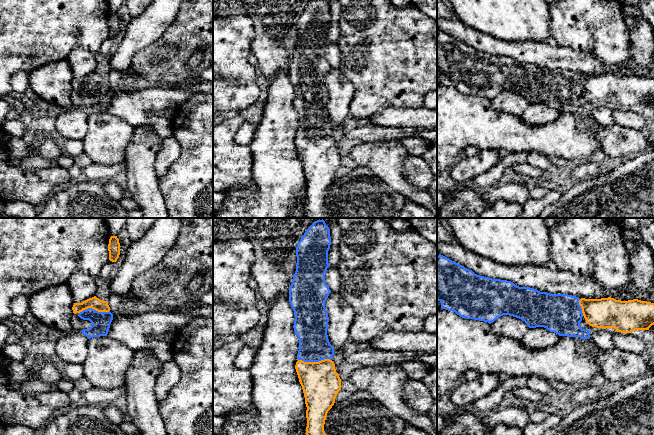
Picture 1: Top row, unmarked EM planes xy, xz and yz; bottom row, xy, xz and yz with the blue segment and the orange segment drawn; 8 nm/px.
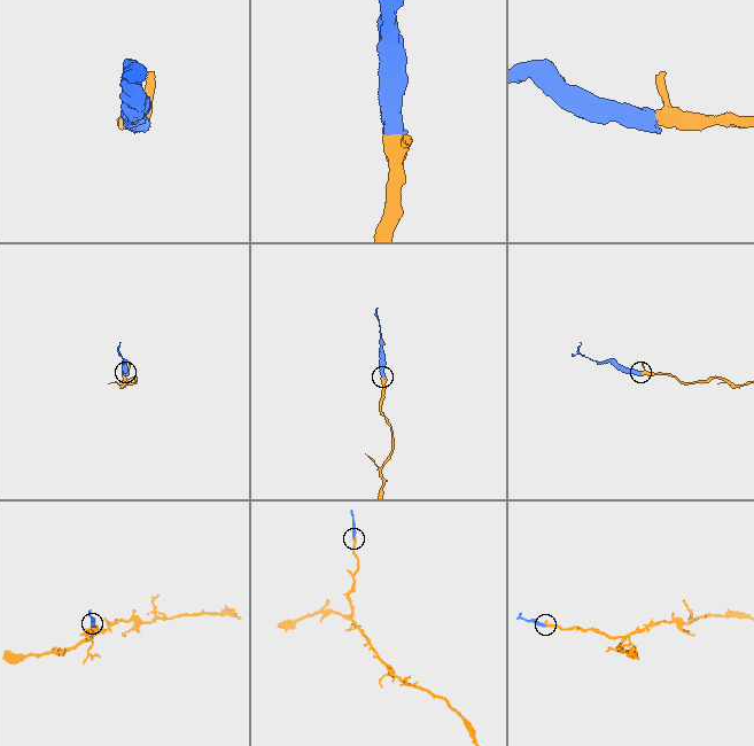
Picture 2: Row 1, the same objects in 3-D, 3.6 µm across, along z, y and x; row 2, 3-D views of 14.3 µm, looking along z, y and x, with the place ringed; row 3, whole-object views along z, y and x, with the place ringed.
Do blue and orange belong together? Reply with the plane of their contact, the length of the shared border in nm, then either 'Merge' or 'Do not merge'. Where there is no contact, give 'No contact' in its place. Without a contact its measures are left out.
Touches blue in xz. Shared border 260 nm. Merge

